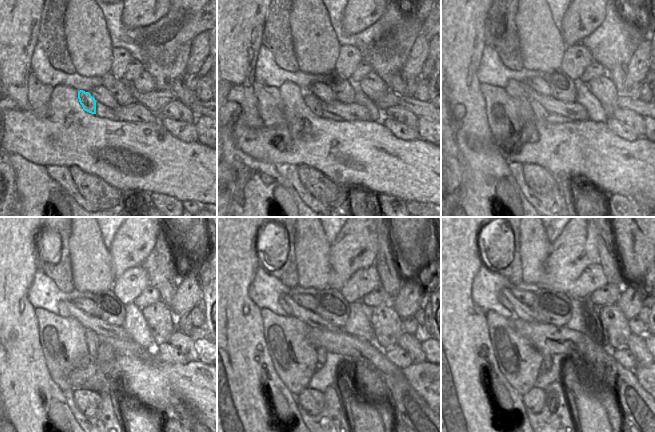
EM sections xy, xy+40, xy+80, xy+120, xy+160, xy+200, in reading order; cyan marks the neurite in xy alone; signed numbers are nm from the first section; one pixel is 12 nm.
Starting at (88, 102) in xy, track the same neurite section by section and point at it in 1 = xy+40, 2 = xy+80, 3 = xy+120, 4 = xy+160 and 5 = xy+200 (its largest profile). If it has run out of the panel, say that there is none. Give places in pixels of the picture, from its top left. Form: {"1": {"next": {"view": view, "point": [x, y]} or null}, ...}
{"1": {"next": {"view": "xy+40", "point": [315, 105]}}, "2": {"next": {"view": "xy+80", "point": [541, 114]}}, "3": {"next": {"view": "xy+120", "point": [93, 340]}}, "4": {"next": {"view": "xy+160", "point": [321, 352]}}, "5": {"next": {"view": "xy+200", "point": [547, 360]}}}

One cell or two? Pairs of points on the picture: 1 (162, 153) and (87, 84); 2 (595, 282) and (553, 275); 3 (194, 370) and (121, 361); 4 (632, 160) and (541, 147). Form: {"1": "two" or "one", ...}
{"1": "two", "2": "two", "3": "one", "4": "one"}

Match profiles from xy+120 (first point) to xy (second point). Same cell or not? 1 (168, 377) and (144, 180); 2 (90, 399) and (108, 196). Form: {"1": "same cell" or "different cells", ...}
{"1": "same cell", "2": "same cell"}

